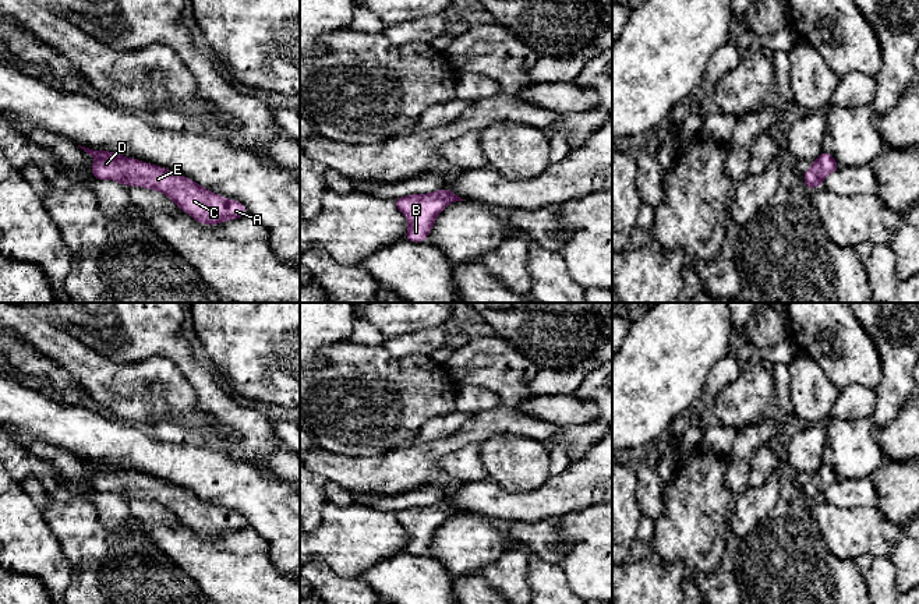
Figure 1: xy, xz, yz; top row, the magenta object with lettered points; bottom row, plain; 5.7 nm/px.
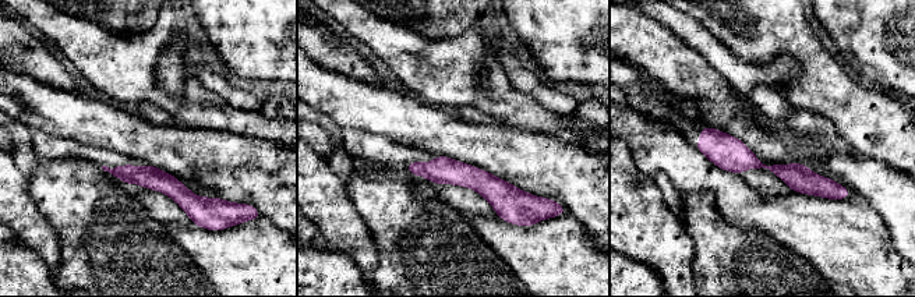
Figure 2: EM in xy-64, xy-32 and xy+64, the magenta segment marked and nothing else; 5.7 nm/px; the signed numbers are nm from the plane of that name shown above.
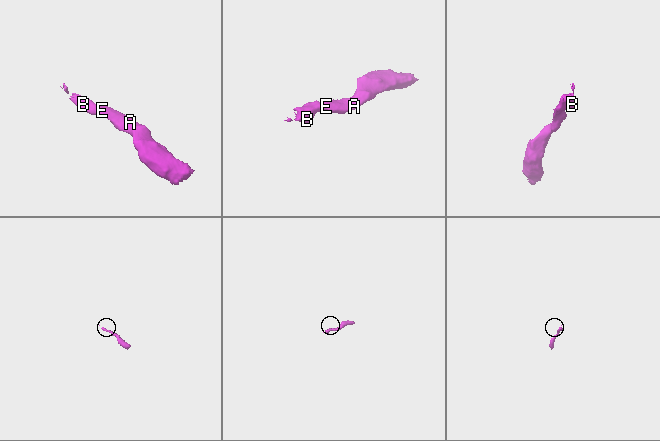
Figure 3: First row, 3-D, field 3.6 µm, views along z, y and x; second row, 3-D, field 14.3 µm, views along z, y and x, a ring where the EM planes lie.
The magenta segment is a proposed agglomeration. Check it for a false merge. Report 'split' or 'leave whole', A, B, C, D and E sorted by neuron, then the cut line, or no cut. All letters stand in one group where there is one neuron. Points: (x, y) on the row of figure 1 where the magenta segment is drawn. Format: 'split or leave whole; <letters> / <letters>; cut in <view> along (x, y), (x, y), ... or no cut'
leave whole; A B C D E; no cut

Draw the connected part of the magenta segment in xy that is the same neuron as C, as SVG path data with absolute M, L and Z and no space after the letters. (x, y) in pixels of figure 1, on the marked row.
M78 145L96 162L89 173L98 180L117 180L124 187L138 186L166 194L181 211L201 225L219 225L248 213L243 202L218 195L188 177L139 159L110 151L93 151Z

